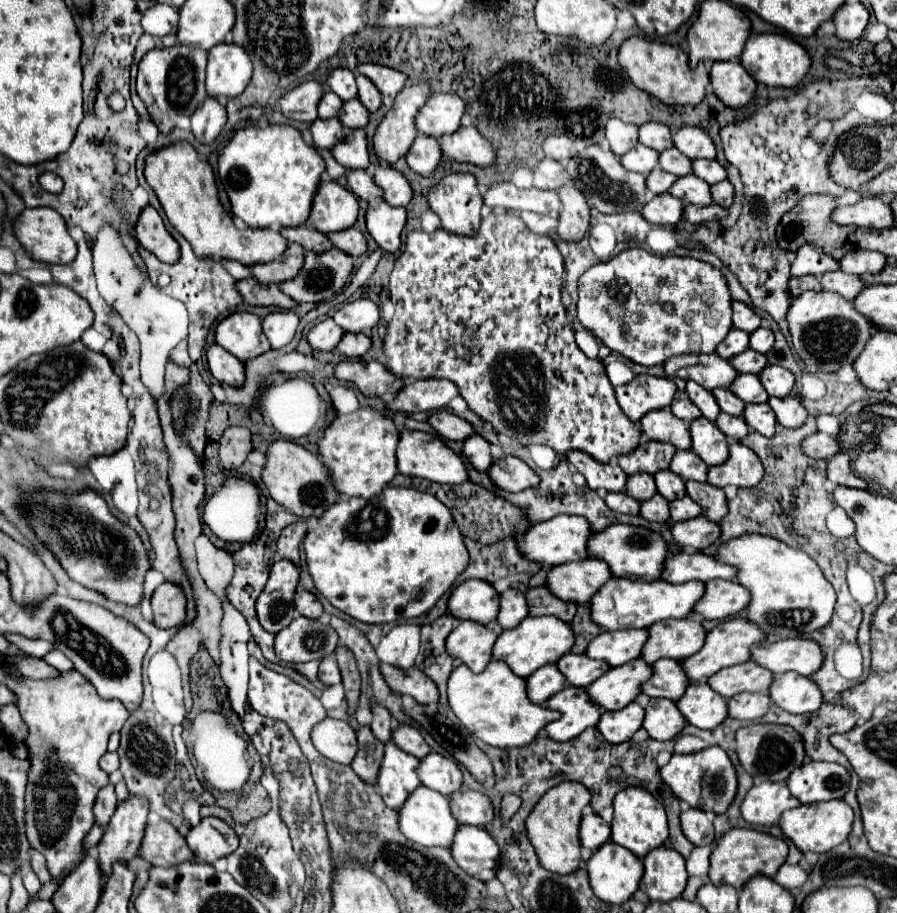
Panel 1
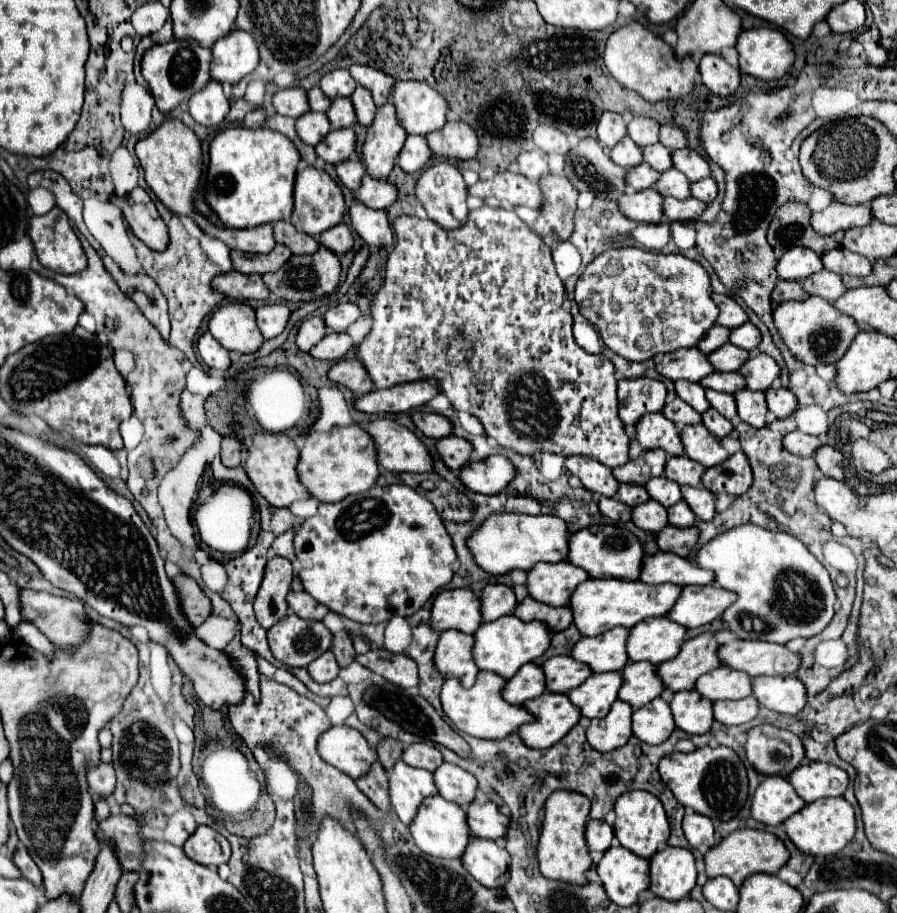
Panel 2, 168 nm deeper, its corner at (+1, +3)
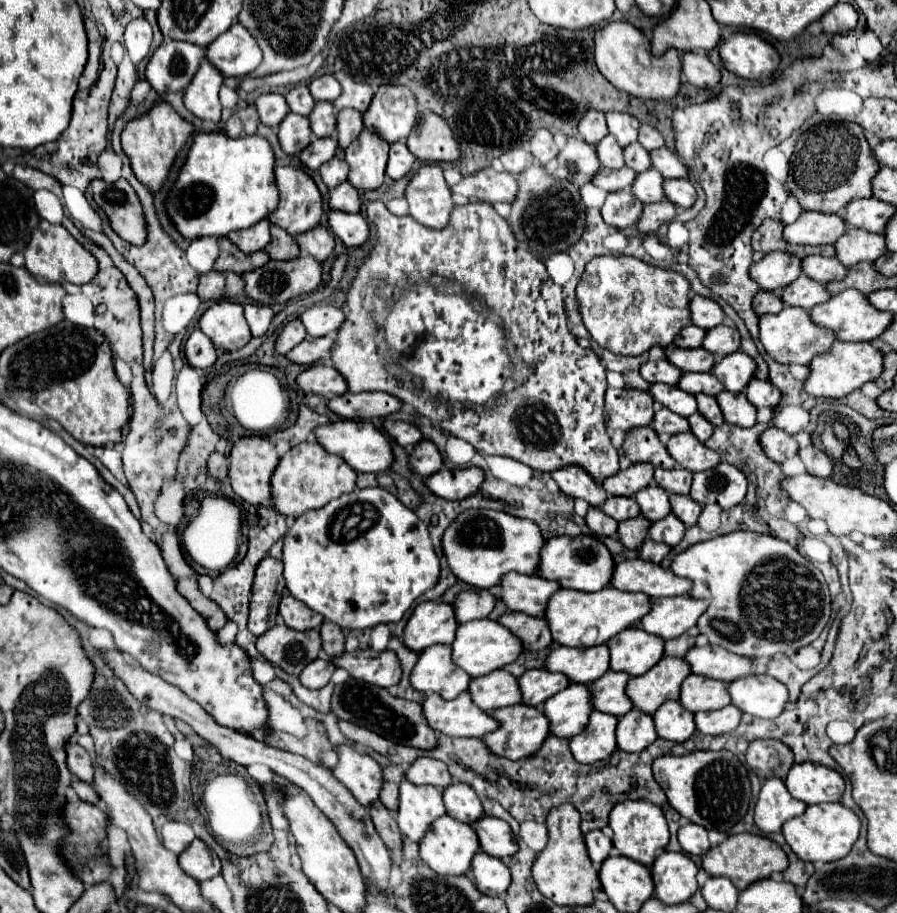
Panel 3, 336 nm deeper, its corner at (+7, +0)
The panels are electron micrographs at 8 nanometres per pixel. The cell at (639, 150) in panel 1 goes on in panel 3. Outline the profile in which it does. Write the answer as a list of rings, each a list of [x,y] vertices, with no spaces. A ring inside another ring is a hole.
[[[609,134],[605,136],[599,144],[597,144],[597,154],[599,154],[599,160],[605,168],[621,168],[625,166],[625,160],[621,158],[621,146],[619,142]]]

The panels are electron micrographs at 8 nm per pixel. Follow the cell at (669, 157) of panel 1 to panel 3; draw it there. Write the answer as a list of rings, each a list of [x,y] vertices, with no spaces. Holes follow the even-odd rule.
[[[631,144],[625,148],[625,164],[637,172],[645,172],[651,168],[649,152],[641,144]]]

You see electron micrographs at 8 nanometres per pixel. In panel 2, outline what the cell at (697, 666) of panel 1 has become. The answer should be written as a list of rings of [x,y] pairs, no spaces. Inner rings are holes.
[[[713,633],[687,639],[677,657],[657,665],[655,673],[667,691],[691,691],[699,675],[719,667],[719,659],[715,659],[715,647],[719,647],[719,643],[715,641]]]

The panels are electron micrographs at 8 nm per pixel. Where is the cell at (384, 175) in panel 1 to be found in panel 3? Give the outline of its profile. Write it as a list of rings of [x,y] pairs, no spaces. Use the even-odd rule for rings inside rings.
[[[343,182],[331,190],[329,206],[331,206],[331,210],[361,212],[361,192],[353,190],[353,186],[349,186],[349,182]]]

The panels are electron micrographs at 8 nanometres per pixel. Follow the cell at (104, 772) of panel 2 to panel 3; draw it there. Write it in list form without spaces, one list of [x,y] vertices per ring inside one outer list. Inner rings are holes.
[[[71,740],[67,744],[67,766],[69,766],[71,774],[75,778],[79,778],[81,782],[87,782],[87,784],[93,782],[95,762],[93,762],[93,758],[75,740]]]

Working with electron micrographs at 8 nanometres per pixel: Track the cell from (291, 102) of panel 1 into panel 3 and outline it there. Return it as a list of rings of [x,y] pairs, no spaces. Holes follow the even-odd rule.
[[[263,94],[255,100],[255,108],[261,122],[273,128],[277,128],[283,122],[285,114],[289,114],[289,104],[285,102],[283,94]]]

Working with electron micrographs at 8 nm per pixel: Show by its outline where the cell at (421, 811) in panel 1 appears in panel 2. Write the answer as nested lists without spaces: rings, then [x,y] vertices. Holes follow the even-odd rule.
[[[441,795],[427,799],[427,803],[419,809],[419,815],[415,815],[409,829],[411,829],[411,835],[417,843],[417,847],[423,853],[439,857],[439,859],[461,859],[461,855],[465,853],[465,849],[469,845],[469,837],[471,837],[465,811],[457,803],[451,803],[451,801],[443,799]]]

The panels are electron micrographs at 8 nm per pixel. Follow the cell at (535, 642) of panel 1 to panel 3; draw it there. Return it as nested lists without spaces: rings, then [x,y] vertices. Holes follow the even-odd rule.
[[[473,620],[473,622],[465,622],[459,624],[457,628],[457,638],[451,644],[453,648],[453,662],[463,668],[471,678],[479,678],[485,674],[491,674],[497,668],[503,668],[511,662],[515,662],[519,658],[521,650],[521,642],[517,642],[517,638],[513,638],[513,634],[509,634],[509,630],[505,630],[505,626],[501,626],[495,620]]]

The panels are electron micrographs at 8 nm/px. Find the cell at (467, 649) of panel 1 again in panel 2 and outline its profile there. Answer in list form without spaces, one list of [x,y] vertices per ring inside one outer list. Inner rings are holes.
[[[445,631],[439,637],[435,649],[435,669],[443,677],[455,677],[463,687],[471,687],[479,669],[471,659],[471,635],[463,635],[461,631]]]

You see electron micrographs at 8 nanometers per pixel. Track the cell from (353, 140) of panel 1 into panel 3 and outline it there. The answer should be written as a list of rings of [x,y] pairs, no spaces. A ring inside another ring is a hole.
[[[315,138],[315,140],[299,154],[299,160],[301,160],[307,168],[317,170],[317,168],[321,168],[325,162],[329,162],[335,154],[337,154],[337,140],[335,140],[335,138]]]

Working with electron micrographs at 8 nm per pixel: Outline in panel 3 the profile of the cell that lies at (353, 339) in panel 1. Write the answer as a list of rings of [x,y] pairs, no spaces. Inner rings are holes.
[[[323,336],[323,338],[305,338],[297,348],[293,348],[287,358],[295,364],[303,364],[303,366],[309,366],[309,364],[315,364],[323,358],[323,354],[329,354],[331,348],[333,348],[333,342],[335,338],[333,336]]]

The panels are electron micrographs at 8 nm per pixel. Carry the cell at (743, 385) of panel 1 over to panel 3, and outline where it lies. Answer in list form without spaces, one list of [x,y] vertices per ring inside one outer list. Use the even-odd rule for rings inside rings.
[[[685,374],[681,376],[677,386],[689,394],[699,394],[701,390],[723,390],[725,388],[713,374]]]

